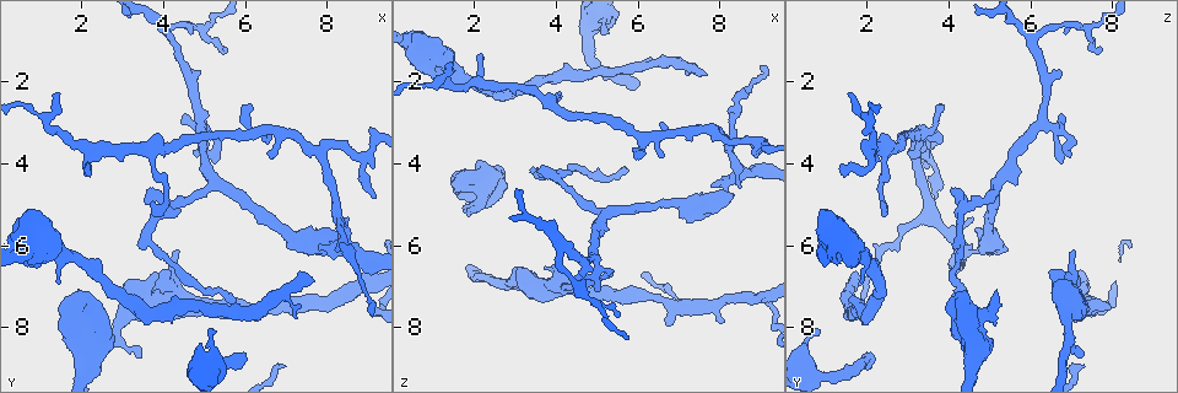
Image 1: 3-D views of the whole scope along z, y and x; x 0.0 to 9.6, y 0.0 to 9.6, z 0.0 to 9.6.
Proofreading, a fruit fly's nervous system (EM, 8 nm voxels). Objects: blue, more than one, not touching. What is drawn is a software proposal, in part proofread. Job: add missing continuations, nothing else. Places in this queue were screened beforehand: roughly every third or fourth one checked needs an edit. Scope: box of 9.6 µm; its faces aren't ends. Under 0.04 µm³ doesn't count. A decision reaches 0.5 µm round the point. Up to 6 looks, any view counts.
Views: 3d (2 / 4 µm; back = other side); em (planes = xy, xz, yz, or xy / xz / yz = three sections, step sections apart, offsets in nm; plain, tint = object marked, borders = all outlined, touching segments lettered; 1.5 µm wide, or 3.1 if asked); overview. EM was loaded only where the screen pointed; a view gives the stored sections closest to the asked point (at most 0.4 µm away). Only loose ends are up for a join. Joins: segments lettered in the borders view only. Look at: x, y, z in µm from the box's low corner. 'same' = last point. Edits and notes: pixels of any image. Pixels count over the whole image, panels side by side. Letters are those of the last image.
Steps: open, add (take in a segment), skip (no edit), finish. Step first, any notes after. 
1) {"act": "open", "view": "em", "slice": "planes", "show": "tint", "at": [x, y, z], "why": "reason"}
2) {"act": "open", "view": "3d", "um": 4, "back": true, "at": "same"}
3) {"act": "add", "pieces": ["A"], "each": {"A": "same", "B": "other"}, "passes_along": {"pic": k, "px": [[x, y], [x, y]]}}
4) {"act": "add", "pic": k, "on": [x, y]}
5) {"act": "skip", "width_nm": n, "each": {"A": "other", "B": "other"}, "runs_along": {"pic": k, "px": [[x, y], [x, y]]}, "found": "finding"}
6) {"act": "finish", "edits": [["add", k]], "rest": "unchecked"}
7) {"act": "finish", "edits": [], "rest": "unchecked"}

{"act": "open", "view": "em", "slice": "planes", "show": "borders", "at": [5.65, 7.35, 4.10]}

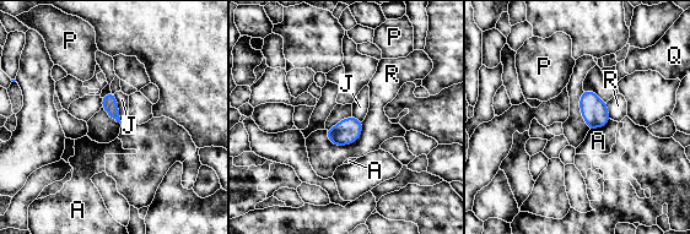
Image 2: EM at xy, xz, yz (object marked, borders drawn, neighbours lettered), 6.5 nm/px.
{"act": "skip", "each": {"A": "other", "J": "other", "P": "other", "Q": "other", "R": "other"}, "border": {"pic": 2, "px": [[113, 93], [122, 121]]}, "found": "no lettered segment goes on from it"}

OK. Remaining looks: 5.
{"act": "open", "view": "em", "slice": "planes", "show": "tint", "at": [6.00, 8.65, 2.10], "why": "free end"}

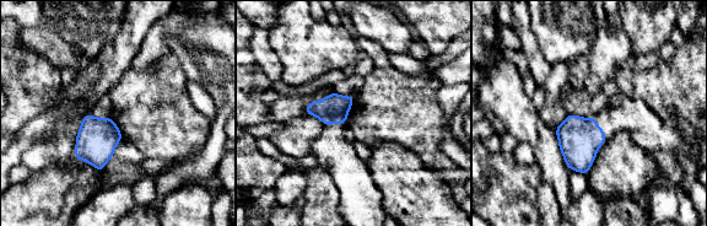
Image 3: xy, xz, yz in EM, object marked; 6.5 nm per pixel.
{"act": "open", "view": "em", "slice": "planes", "show": "borders", "at": "same", "why": "see the neighbours"}

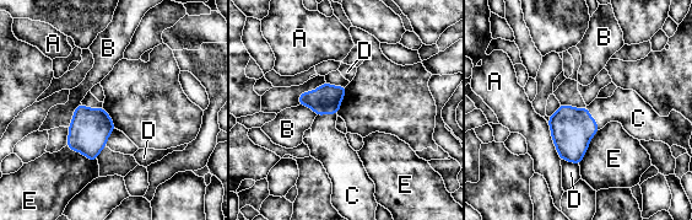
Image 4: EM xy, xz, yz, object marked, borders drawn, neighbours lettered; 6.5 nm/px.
{"act": "add", "pic": 4, "on": [627, 107], "width_nm": 190, "each": {"A": "other", "B": "other", "C": "same", "D": "other", "E": "other"}, "passes_along": {"pic": 4, "px": [[572, 129], [593, 118], [627, 107]]}, "found": "the neuron continues"}

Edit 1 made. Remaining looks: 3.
{"act": "open", "view": "3d", "um": 2, "back": true, "at": [7.65, 6.90, 1.80], "why": "branch stops here"}

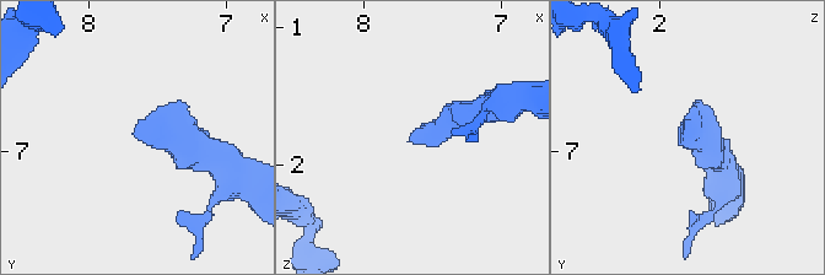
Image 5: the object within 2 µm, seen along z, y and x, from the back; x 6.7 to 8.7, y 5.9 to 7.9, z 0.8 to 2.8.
{"act": "open", "view": "em", "slice": "planes", "show": "tint", "at": [7.66, 6.86, 1.74]}

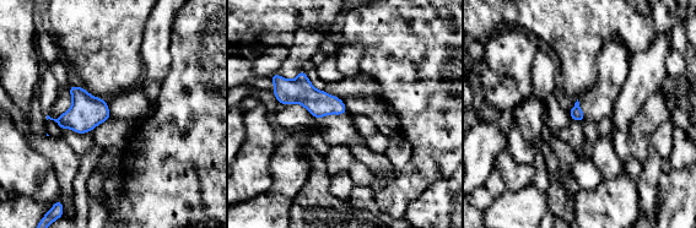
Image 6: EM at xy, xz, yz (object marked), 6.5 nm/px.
{"act": "open", "view": "em", "slice": "planes", "show": "borders", "at": "same"}

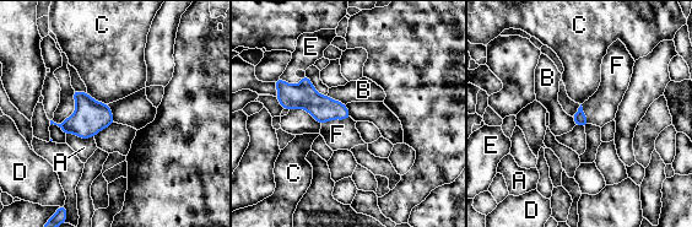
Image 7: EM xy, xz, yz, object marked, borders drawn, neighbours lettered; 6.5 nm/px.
{"act": "add", "pic": 7, "on": [338, 134], "each": {"A": "other", "B": "other", "C": "other", "D": "other", "E": "other", "F": "same"}, "found": "it goes on there"}

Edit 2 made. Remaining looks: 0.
{"act": "finish", "edits": [["add", 4], ["add", 7]], "rest": "unchecked"}

